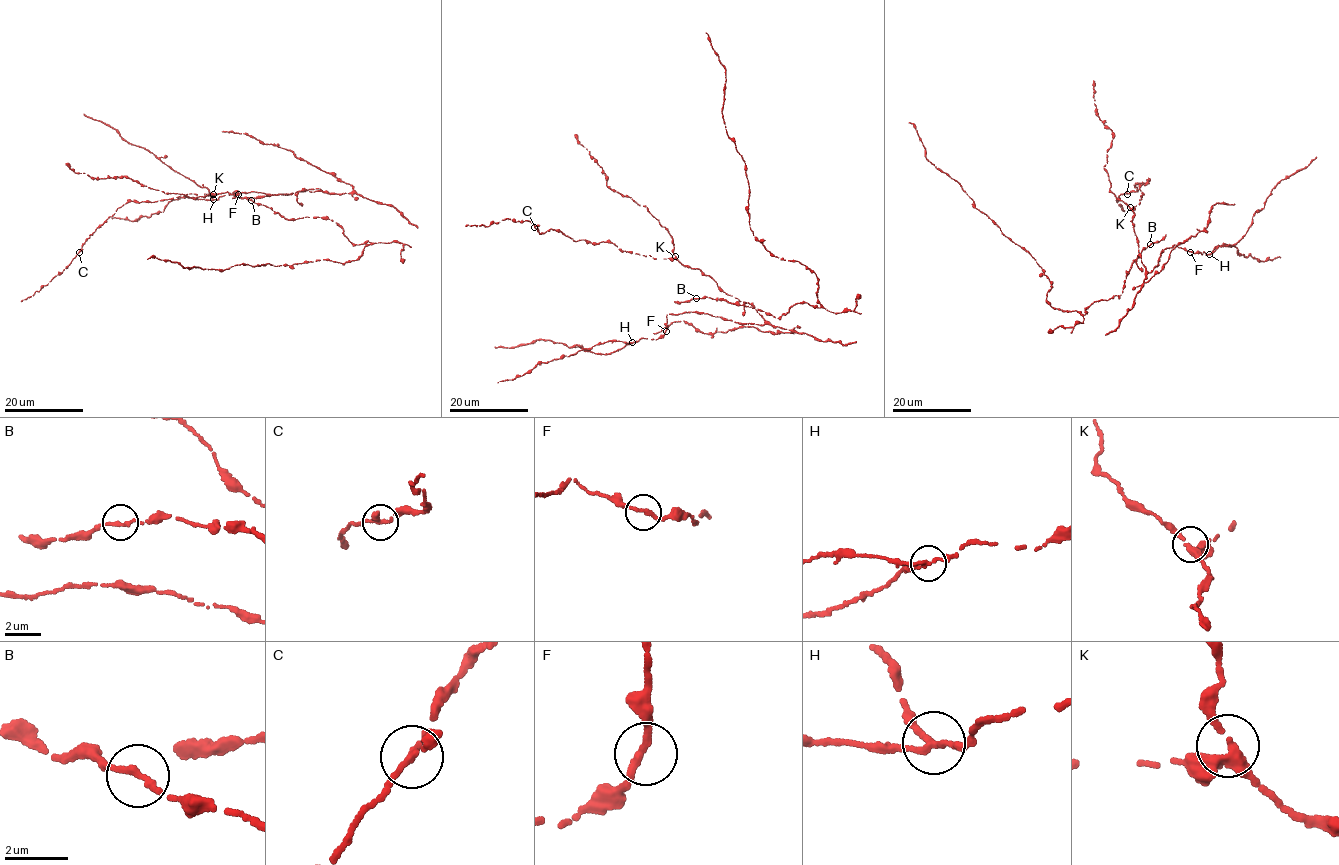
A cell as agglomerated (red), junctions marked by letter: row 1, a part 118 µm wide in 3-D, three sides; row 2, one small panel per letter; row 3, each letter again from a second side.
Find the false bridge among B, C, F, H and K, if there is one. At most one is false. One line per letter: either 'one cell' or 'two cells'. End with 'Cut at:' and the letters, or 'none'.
B: one cell
C: one cell
F: one cell
H: two cells
K: one cell
Cut at: H

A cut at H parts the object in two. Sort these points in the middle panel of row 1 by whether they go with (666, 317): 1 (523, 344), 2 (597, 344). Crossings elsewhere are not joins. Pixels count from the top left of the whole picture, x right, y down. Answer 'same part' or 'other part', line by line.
1: other part
2: same part

